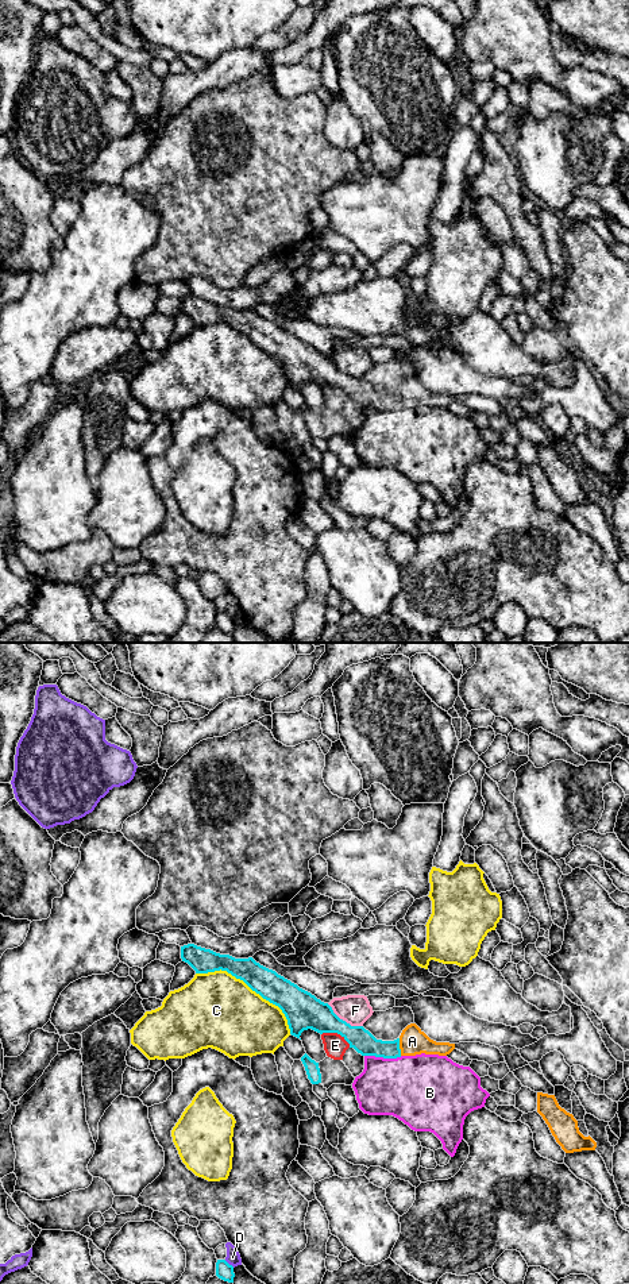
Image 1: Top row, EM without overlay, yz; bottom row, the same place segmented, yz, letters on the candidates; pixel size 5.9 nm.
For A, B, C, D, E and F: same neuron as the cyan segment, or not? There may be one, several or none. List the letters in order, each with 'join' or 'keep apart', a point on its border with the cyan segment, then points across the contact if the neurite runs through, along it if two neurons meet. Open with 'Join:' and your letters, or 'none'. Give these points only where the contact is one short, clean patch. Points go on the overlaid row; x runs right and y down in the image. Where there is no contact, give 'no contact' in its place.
Join: A
A: join; contact yz (398, 1047); way yz (359, 1038), (371, 1047), (398, 1047), (412, 1041)
B: keep apart; contact yz (384, 1057); border yz (365, 1055), (375, 1057), (401, 1056)
C: keep apart; contact yz (250, 987)
D: keep apart; contact yz (228, 1264)
E: keep apart; contact yz (336, 1032)
F: keep apart; contact yz (344, 1021)

